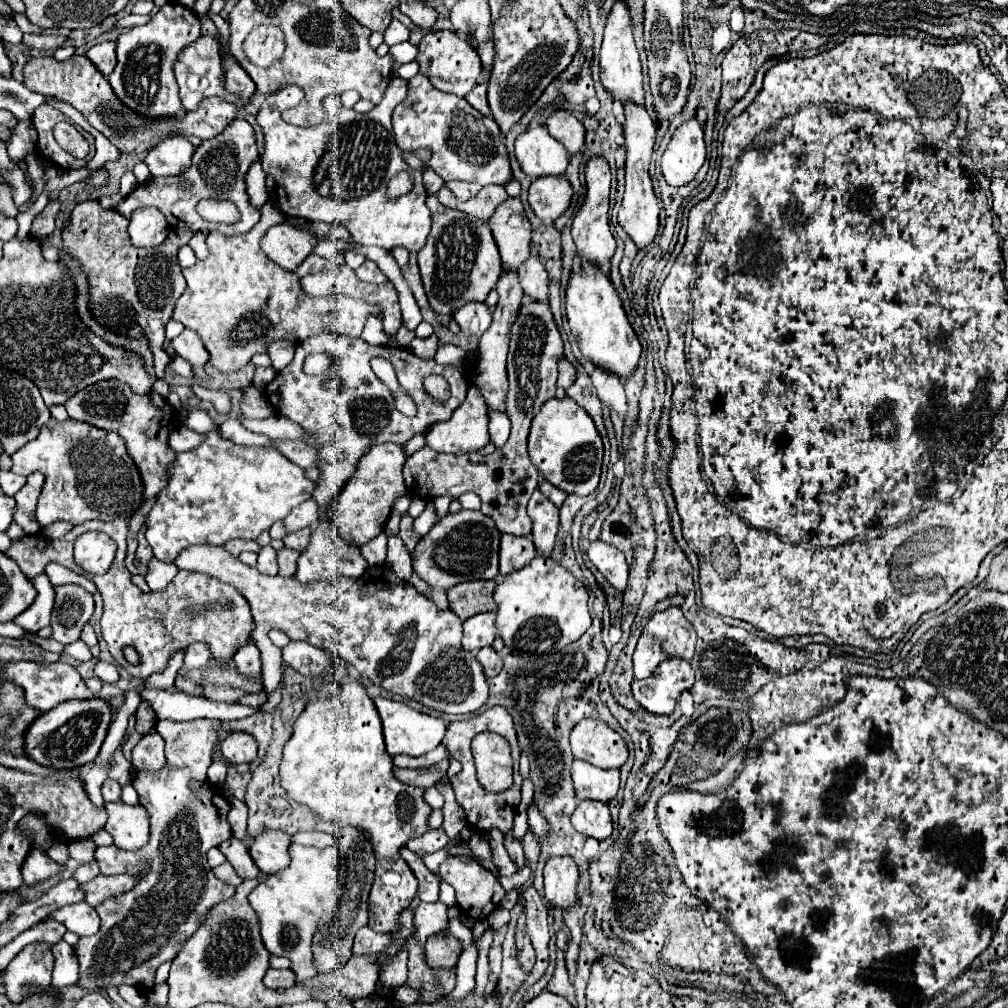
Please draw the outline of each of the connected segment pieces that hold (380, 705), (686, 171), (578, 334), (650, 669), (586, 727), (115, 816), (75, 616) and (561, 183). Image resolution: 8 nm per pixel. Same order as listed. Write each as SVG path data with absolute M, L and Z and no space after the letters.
M374 698L374 704L378 708L378 714L382 718L382 728L384 728L384 742L386 742L386 752L390 756L396 754L408 754L408 756L422 756L430 750L434 750L446 732L446 724L442 718L438 716L430 716L424 712L418 712L414 708L410 708L404 702L396 702L390 698Z
M692 118L684 122L672 136L660 162L662 176L674 188L686 186L694 180L704 160L706 160L704 130L700 128L698 120Z
M588 262L580 270L570 272L568 288L566 288L566 316L584 356L588 356L594 364L610 372L616 372L622 378L628 378L634 372L640 360L642 346L626 318L622 300L612 280L606 276L606 272L600 266Z
M672 606L664 612L656 612L648 624L642 630L642 636L636 644L636 652L634 652L634 678L636 680L644 680L648 676L654 674L654 670L662 664L662 660L666 658L684 658L684 660L692 660L694 654L694 646L696 646L696 630L692 628L692 624L684 618L682 610Z
M580 720L570 732L572 754L598 768L620 768L628 758L626 742L598 720Z
M118 800L118 802L106 802L104 808L108 812L104 828L114 838L114 844L118 844L118 848L136 850L146 844L150 824L148 824L148 812L140 804L130 806Z
M58 586L52 612L52 638L62 644L72 644L80 638L84 624L94 612L92 596L80 586Z
M542 176L532 182L528 204L540 220L554 222L568 210L572 194L574 190L564 176Z

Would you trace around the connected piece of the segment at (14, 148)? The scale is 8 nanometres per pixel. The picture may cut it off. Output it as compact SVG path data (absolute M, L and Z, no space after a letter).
M26 120L26 122L20 122L16 124L16 128L12 130L12 136L8 138L6 142L6 150L8 150L8 156L18 162L22 160L28 152L32 152L34 148L34 126Z

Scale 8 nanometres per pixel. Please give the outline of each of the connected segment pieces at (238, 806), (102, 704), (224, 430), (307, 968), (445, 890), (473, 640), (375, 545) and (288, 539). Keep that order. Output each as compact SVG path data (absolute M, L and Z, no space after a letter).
M232 798L230 804L232 804L232 810L228 814L228 822L232 826L232 836L236 836L238 840L244 840L244 838L248 838L248 834L246 834L248 808L246 808L246 804L242 800L236 800L236 798Z
M88 698L88 700L66 700L44 712L36 722L28 728L24 738L26 754L38 764L68 770L94 762L100 752L100 746L108 734L108 726L112 722L112 708L104 698Z
M227 418L221 425L220 431L225 439L232 440L238 445L258 445L258 446L272 446L271 439L263 434L256 434L246 430L239 419Z
M300 844L290 846L292 862L286 870L266 876L266 880L252 890L248 896L260 922L260 936L266 950L274 956L286 956L292 962L296 980L302 982L318 974L312 958L312 938L322 918L322 900L338 884L338 848L330 846L324 850L308 848Z
M444 880L440 882L440 902L444 902L446 906L456 906L458 908L458 902L456 902L456 894L452 890L450 884L446 884Z
M494 612L478 614L478 616L468 618L462 624L462 630L464 630L462 648L464 650L470 650L470 652L476 652L482 646L492 646L494 638L498 634L498 630L494 626L494 620L496 620L496 614Z
M384 534L374 536L370 542L366 542L360 550L366 556L368 564L382 564L386 560L386 542L388 538Z
M302 528L298 532L284 536L284 546L292 548L296 552L304 552L308 548L308 544L310 544L310 528Z

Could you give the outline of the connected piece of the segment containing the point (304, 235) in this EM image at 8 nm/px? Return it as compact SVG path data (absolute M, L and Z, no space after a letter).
M288 222L272 226L262 238L262 250L284 270L296 272L302 260L312 254L318 246L318 240L300 228L294 228Z

